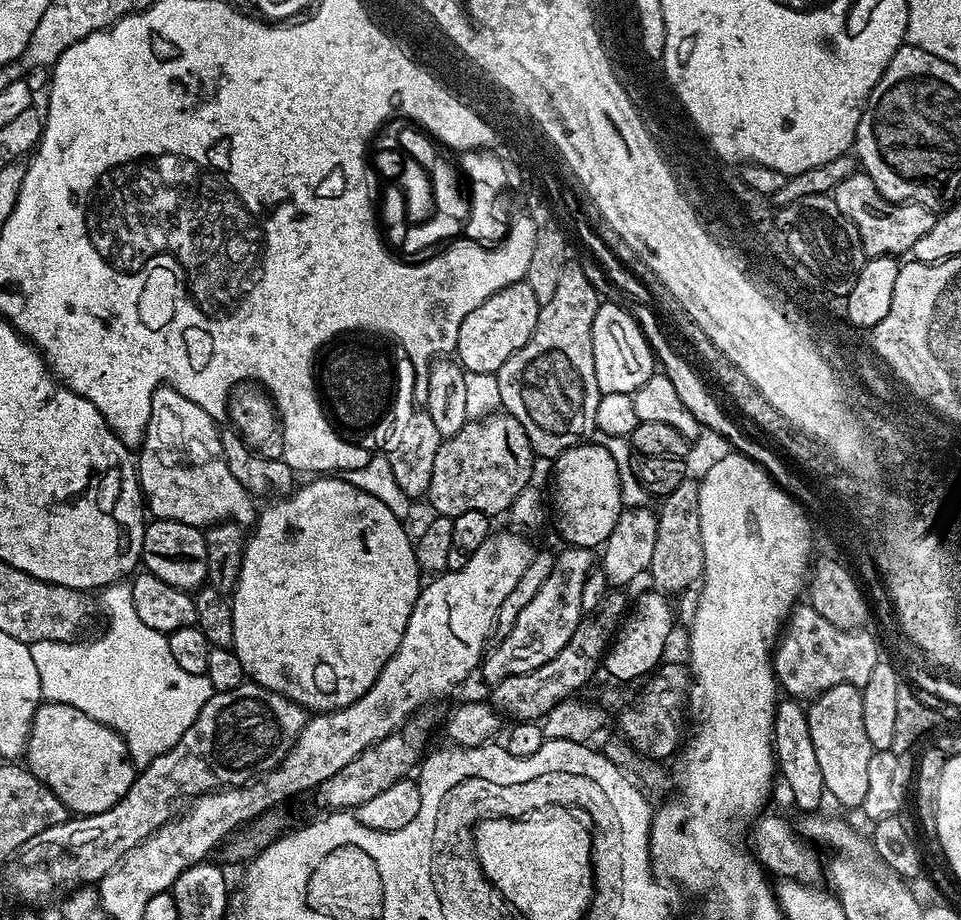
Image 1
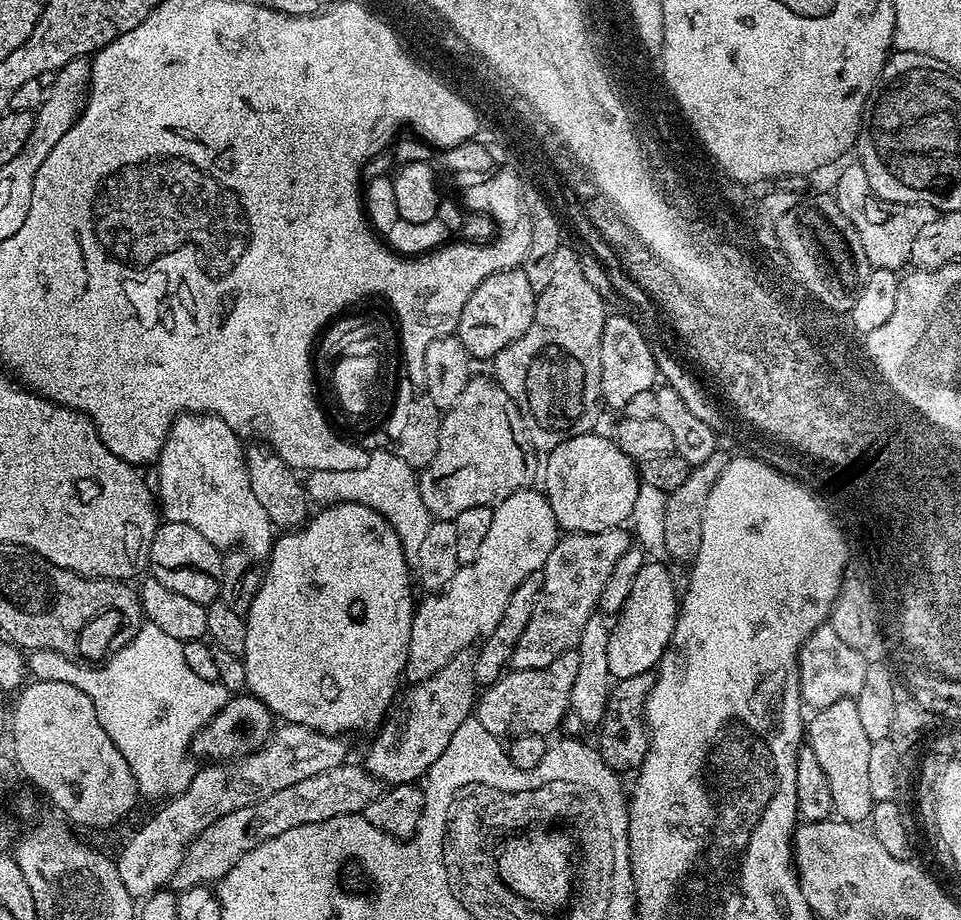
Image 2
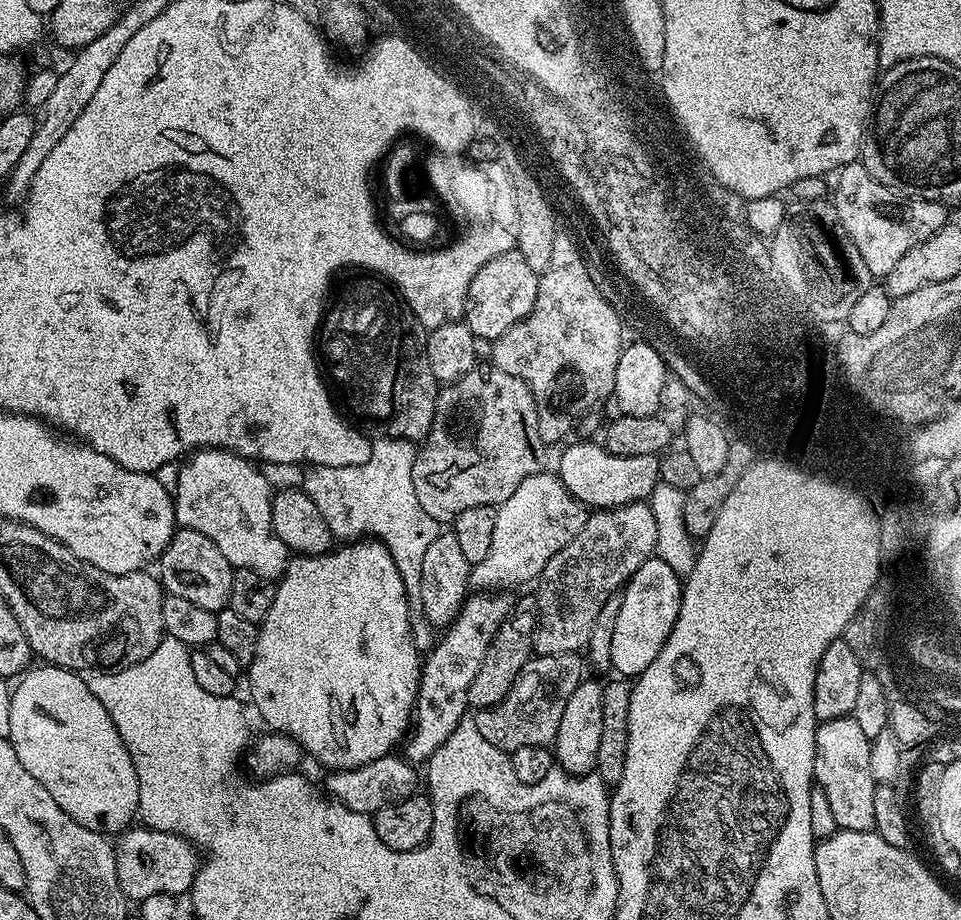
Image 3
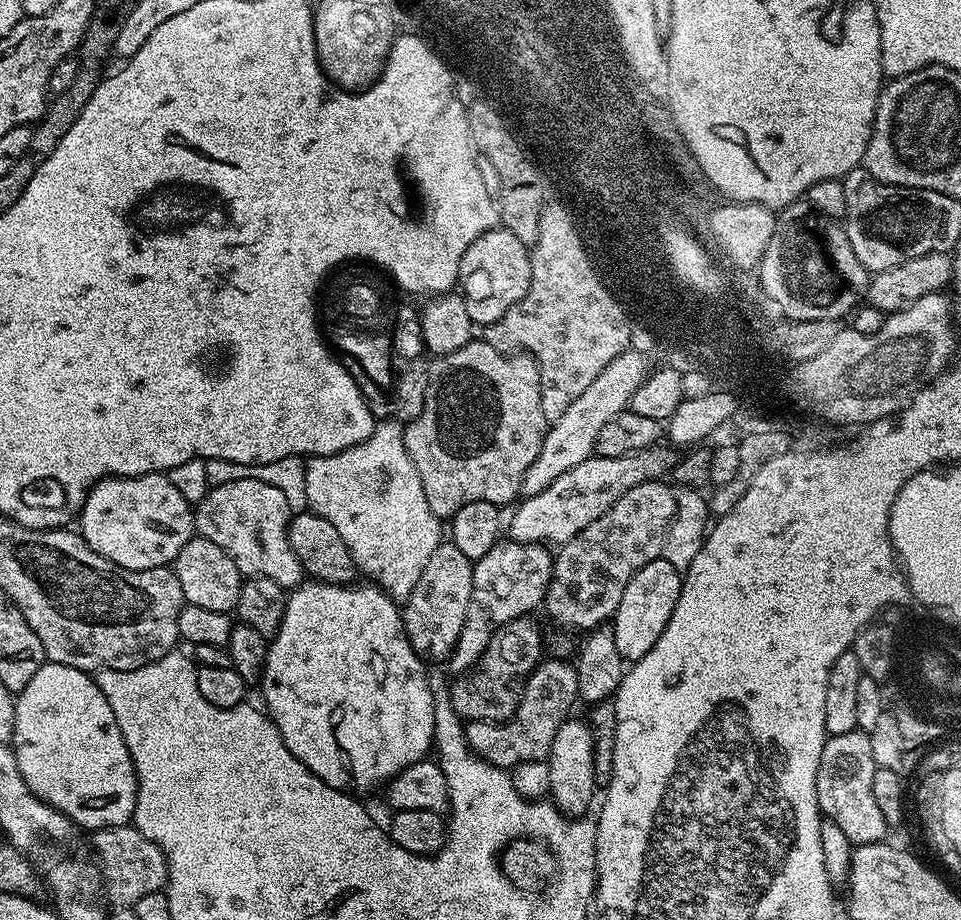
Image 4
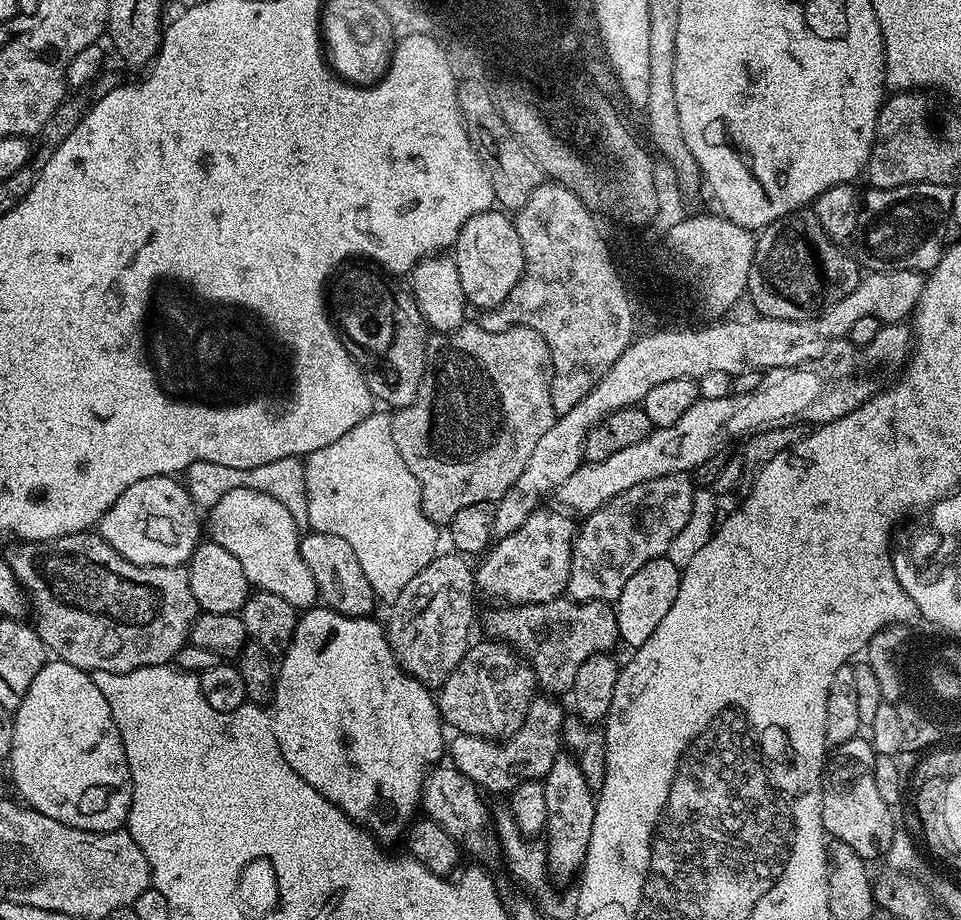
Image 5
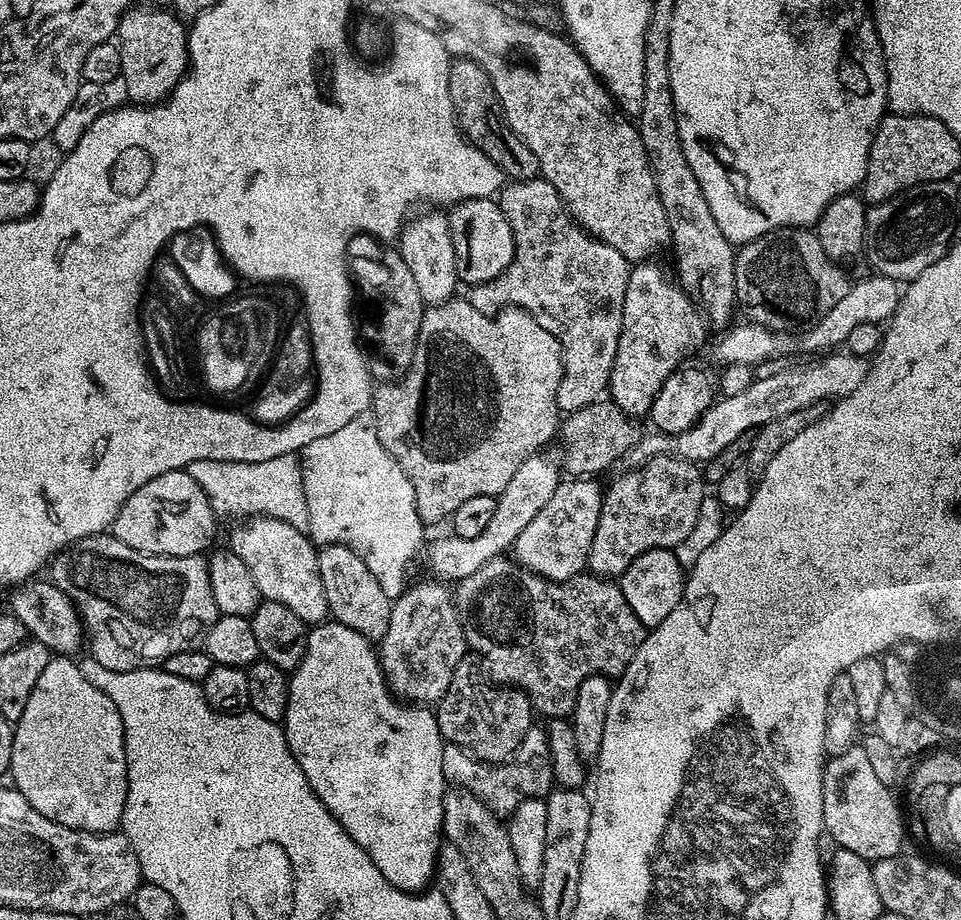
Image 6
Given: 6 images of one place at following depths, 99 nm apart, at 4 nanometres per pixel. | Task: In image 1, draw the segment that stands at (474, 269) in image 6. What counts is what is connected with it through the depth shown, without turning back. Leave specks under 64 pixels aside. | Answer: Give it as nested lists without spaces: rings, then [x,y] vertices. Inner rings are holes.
[[[526,282],[511,284],[498,290],[498,294],[490,294],[478,310],[466,314],[466,322],[462,322],[462,330],[458,330],[454,356],[460,367],[464,371],[497,372],[510,354],[522,350],[526,342],[530,342],[530,334],[534,334],[534,326],[538,326],[540,305]]]

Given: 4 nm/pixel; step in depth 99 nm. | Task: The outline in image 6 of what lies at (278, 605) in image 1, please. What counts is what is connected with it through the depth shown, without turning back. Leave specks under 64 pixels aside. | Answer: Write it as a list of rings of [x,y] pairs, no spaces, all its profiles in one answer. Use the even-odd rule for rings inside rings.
[[[325,622],[315,625],[309,631],[306,642],[306,654],[302,662],[292,671],[288,678],[288,701],[286,702],[286,714],[282,721],[284,737],[290,746],[290,754],[302,766],[302,774],[306,774],[306,782],[310,782],[312,793],[319,798],[322,806],[334,814],[334,818],[370,854],[374,866],[382,870],[382,878],[390,882],[398,890],[403,892],[421,893],[433,883],[436,870],[436,857],[440,854],[442,833],[444,830],[444,794],[446,781],[442,774],[442,750],[446,743],[438,730],[435,711],[431,707],[421,706],[416,702],[405,702],[392,695],[388,684],[384,681],[384,671],[380,668],[380,658],[373,641],[367,640],[358,630],[350,630],[350,626]]]

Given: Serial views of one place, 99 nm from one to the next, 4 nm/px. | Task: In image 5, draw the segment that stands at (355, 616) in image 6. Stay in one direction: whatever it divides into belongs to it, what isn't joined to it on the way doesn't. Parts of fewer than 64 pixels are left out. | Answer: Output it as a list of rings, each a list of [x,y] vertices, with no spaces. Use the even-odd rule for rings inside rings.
[[[308,530],[300,537],[300,553],[302,562],[306,562],[306,566],[310,566],[310,574],[314,574],[319,599],[327,607],[343,616],[372,616],[375,613],[378,597],[374,594],[370,578],[366,578],[366,570],[362,570],[358,554],[354,554],[354,546],[350,546],[350,542],[337,538],[334,534]]]

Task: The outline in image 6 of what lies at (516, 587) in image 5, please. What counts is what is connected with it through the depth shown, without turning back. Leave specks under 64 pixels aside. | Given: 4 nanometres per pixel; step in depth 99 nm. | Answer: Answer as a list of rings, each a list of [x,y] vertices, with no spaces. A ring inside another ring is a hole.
[[[592,478],[561,479],[550,502],[518,534],[514,559],[520,567],[547,580],[569,580],[587,569],[590,542],[594,542],[594,530],[598,528],[600,508],[604,505],[604,492],[596,483]]]

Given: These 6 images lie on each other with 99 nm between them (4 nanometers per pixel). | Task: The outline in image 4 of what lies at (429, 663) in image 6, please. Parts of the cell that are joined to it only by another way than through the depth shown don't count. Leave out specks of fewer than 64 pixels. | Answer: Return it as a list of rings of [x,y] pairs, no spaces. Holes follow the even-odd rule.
[[[441,542],[430,562],[426,562],[426,570],[422,570],[418,586],[414,586],[410,598],[403,601],[404,633],[410,646],[425,661],[447,661],[458,642],[458,634],[462,634],[462,622],[466,618],[472,589],[472,565],[473,561],[468,560],[458,546]]]

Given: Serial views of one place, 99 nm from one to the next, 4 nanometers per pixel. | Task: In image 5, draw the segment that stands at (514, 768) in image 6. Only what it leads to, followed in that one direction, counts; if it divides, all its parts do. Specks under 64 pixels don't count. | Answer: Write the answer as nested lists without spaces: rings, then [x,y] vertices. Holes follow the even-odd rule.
[[[548,694],[537,695],[526,714],[526,722],[509,740],[498,741],[487,740],[481,736],[453,735],[453,740],[451,737],[446,748],[447,755],[449,757],[452,755],[451,767],[456,768],[466,778],[470,778],[470,782],[485,793],[504,792],[503,794],[510,794],[520,784],[525,784],[531,780],[543,781],[544,775],[550,770],[550,766],[554,766],[554,758],[558,758],[562,754],[562,733],[566,709],[556,700],[559,699]]]

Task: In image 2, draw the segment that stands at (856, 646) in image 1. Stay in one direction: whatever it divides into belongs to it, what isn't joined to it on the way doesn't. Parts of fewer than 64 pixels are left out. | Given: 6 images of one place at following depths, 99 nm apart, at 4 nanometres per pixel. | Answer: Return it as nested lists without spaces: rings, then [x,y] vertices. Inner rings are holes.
[[[825,622],[806,638],[800,651],[800,699],[803,707],[808,710],[825,708],[833,702],[855,700],[862,690],[868,669],[866,658],[858,654],[854,646],[848,645],[841,636],[834,634],[831,623]]]

